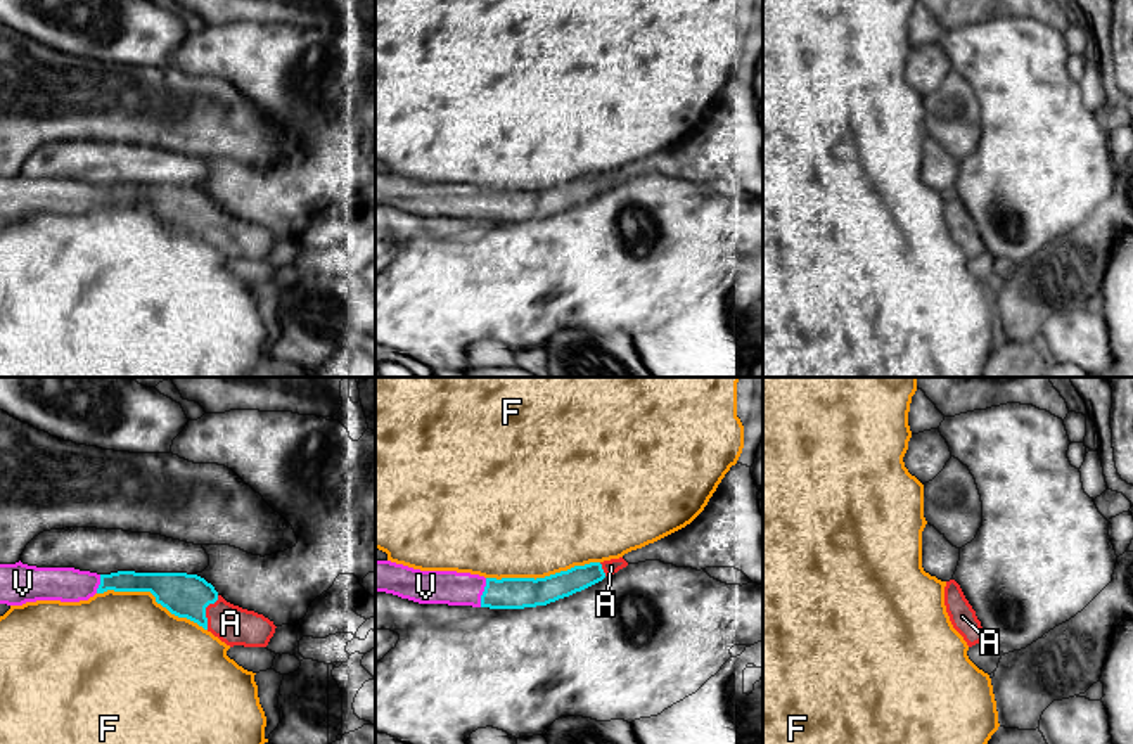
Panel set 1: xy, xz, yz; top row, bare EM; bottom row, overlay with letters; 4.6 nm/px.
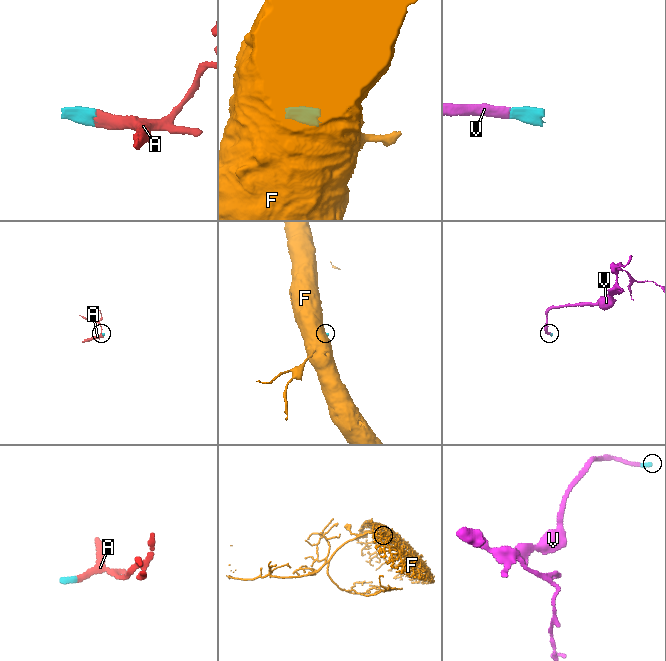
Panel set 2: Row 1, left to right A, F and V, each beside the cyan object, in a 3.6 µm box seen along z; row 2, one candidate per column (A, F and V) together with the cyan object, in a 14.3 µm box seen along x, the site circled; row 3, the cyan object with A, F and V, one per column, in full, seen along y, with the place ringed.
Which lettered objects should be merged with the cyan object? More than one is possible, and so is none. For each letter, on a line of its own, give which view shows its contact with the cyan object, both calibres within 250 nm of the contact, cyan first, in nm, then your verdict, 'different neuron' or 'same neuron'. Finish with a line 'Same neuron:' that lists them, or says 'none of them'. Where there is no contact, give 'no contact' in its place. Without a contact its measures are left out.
A: xy | 200/180 nm | same neuron
F: xy | 200/460 nm | different neuron
V: xz | 140/160 nm | same neuron
Same neuron: A, V

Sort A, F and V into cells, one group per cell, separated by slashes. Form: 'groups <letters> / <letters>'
groups A V / F

